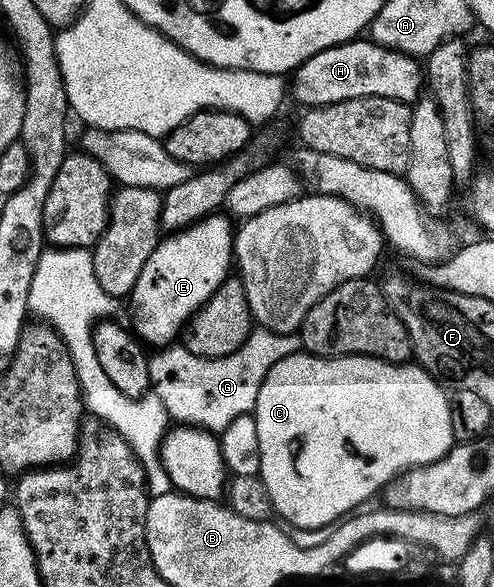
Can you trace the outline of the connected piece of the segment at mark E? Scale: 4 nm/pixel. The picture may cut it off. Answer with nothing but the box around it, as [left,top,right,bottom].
[128,213,235,344]

